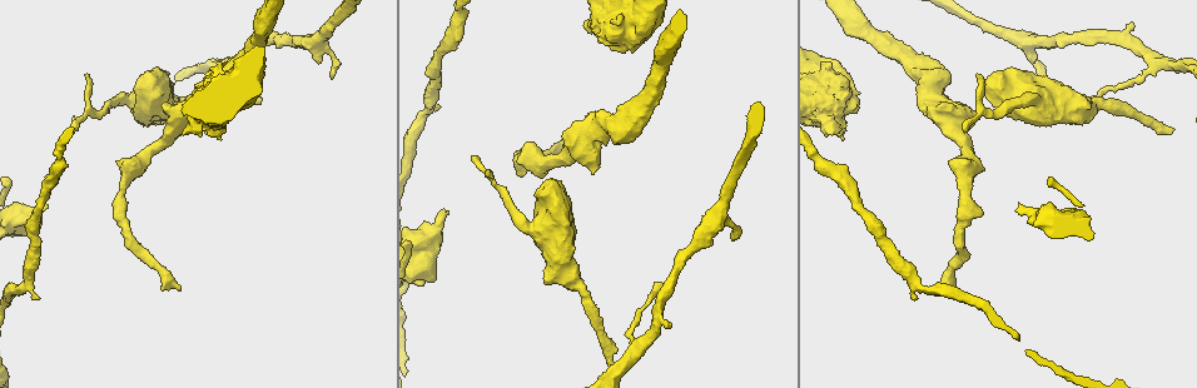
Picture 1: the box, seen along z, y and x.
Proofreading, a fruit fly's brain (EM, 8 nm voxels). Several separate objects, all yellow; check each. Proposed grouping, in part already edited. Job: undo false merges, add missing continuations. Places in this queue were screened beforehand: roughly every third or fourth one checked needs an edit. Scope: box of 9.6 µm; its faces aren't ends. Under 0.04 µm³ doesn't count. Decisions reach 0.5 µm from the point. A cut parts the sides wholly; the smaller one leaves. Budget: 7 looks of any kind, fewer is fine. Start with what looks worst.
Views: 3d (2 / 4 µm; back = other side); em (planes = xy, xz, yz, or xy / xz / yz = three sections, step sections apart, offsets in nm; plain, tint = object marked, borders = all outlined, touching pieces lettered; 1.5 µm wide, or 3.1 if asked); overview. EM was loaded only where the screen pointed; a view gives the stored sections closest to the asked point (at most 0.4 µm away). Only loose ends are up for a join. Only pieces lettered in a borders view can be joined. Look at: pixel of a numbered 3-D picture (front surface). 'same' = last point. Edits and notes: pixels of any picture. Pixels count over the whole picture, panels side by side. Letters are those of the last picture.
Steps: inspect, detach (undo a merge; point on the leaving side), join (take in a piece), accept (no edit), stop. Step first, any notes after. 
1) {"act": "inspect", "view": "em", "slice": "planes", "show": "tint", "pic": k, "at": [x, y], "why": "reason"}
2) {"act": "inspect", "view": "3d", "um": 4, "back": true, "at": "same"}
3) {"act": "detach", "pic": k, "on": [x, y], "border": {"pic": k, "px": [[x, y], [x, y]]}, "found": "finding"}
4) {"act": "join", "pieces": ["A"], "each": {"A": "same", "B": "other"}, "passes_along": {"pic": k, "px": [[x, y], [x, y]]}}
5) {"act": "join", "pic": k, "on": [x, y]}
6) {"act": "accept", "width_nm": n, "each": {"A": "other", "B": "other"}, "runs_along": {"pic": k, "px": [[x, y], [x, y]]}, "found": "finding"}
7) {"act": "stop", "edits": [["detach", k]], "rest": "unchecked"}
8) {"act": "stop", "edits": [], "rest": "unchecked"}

{"act": "inspect", "view": "3d", "um": 2, "pic": 1, "at": [1171, 128], "why": "an open end"}

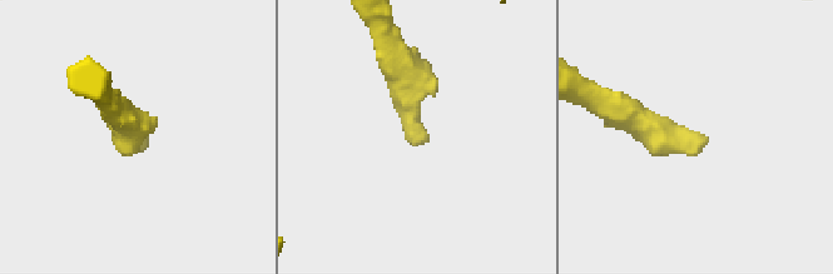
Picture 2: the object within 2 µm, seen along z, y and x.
{"act": "inspect", "view": "em", "slice": "xz", "step": 4, "show": "borders", "pic": 2, "at": [427, 140]}

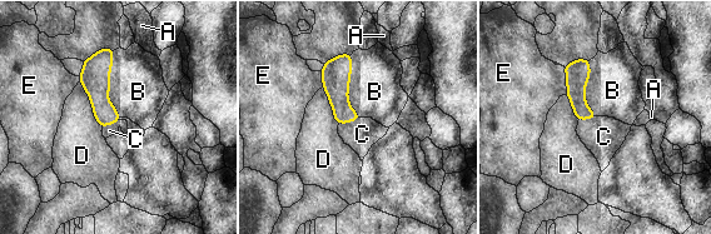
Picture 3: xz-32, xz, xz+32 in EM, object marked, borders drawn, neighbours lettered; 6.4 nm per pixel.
{"act": "join", "pieces": ["C"], "width_nm": 110, "each": {"A": "other", "B": "other", "C": "same", "D": "other", "E": "other"}, "found": "the neuron continues"}

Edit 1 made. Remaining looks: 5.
{"act": "inspect", "view": "3d", "um": 2, "pic": 1, "at": [447, 214], "why": "thick end"}

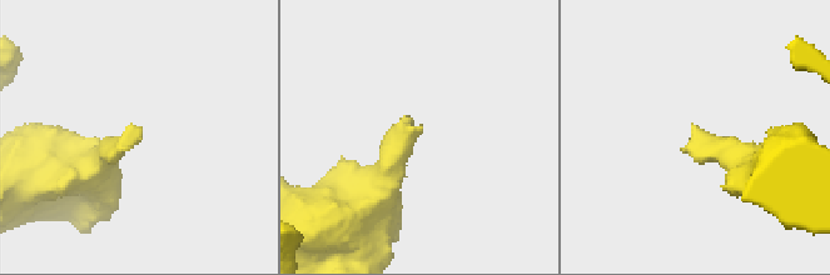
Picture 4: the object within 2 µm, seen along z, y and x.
{"act": "inspect", "view": "em", "slice": "planes", "show": "borders", "pic": 4, "at": [422, 133]}

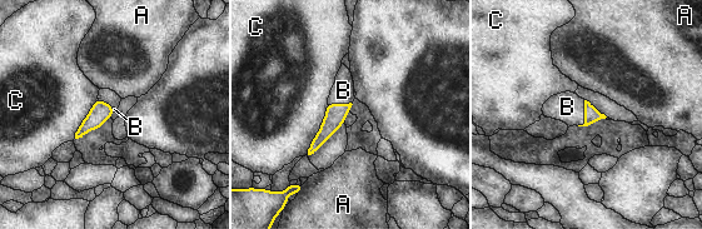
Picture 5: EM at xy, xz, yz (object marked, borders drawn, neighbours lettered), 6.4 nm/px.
{"act": "join", "pieces": ["B"], "each": {"A": "other", "B": "same", "C": "other"}, "passes_along": {"pic": 5, "px": [[591, 114], [584, 115], [567, 106]]}, "found": "the neuron continues"}

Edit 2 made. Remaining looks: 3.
{"act": "inspect", "view": "3d", "um": 4, "pic": 1, "at": [539, 229], "why": "calibre changes"}

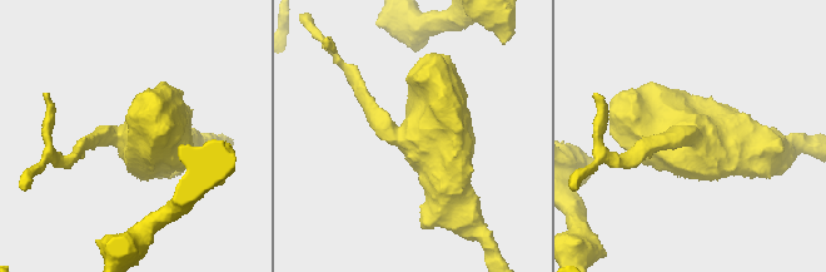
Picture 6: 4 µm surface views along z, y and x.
{"act": "inspect", "view": "em", "slice": "yz", "step": 8, "show": "tint", "pic": 6, "at": [408, 136]}

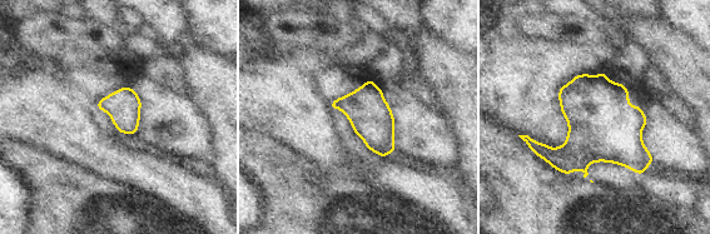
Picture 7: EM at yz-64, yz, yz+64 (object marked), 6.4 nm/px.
{"act": "inspect", "view": "em", "slice": "planes", "show": "borders", "at": "same", "why": "another direction"}

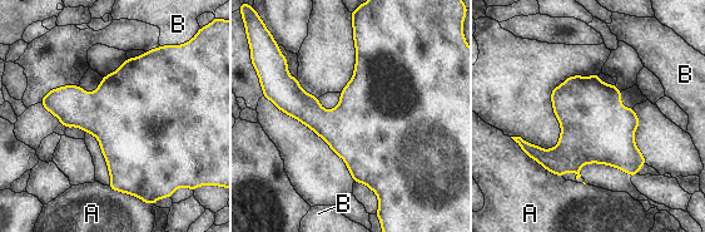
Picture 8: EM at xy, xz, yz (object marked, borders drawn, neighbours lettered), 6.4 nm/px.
{"act": "accept", "width_nm": 460, "each": {"A": "other", "B": "other"}, "border": {"pic": 8, "px": [[510, 137], [531, 158], [562, 178]]}, "found": "continuous, no second neuron"}

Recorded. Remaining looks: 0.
{"act": "stop", "edits": [["join", 3], ["join", 5]], "rest": "unchecked"}

